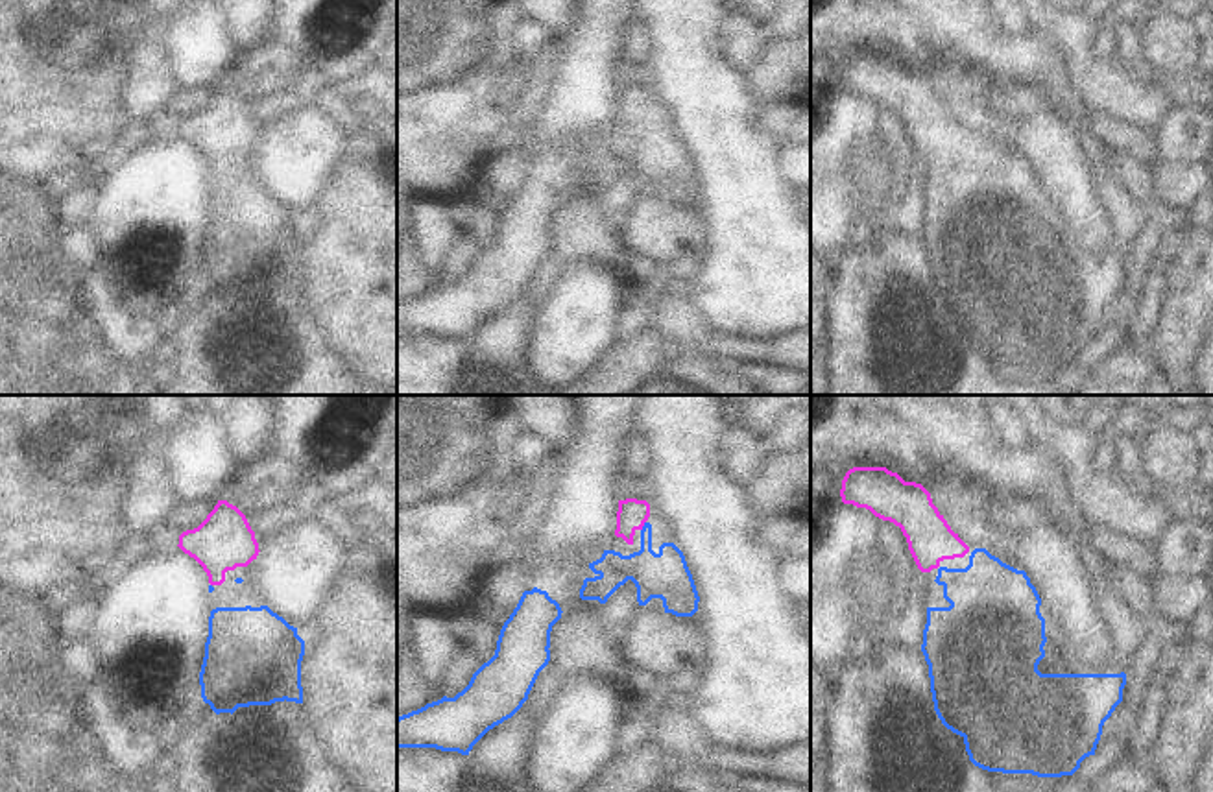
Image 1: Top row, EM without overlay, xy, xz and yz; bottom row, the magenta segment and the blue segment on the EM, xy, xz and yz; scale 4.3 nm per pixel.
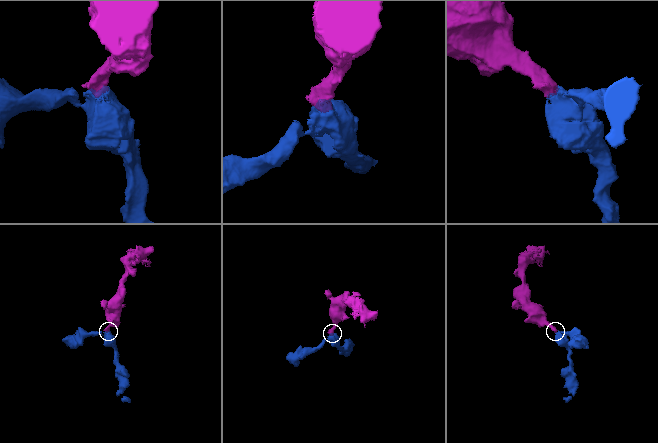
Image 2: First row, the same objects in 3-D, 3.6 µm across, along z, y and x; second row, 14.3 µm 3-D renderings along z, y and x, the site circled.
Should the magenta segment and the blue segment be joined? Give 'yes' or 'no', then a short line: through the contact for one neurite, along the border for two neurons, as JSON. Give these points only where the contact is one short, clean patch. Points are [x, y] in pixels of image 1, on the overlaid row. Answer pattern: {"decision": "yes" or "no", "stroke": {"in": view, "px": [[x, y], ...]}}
{"decision": "yes", "stroke": {"in": "xz", "px": [[632, 514], [643, 525], [645, 554], [665, 575]]}}

